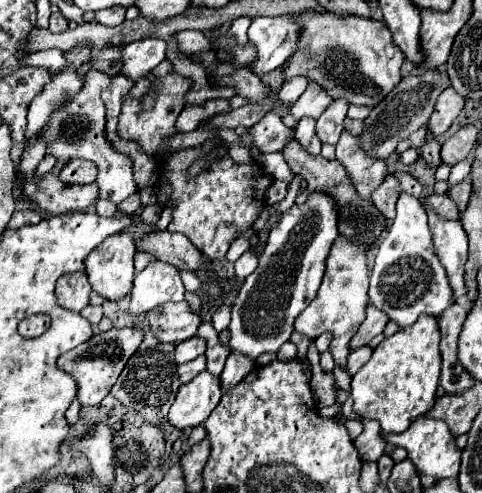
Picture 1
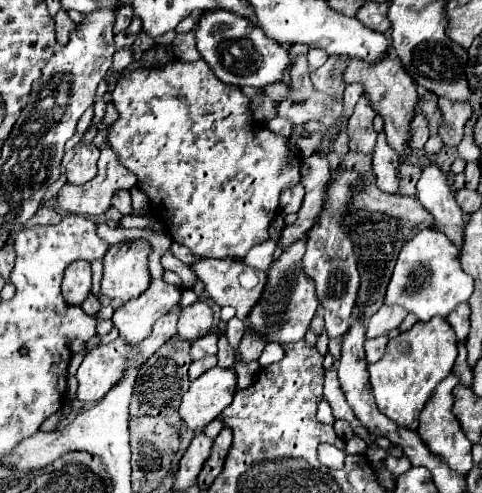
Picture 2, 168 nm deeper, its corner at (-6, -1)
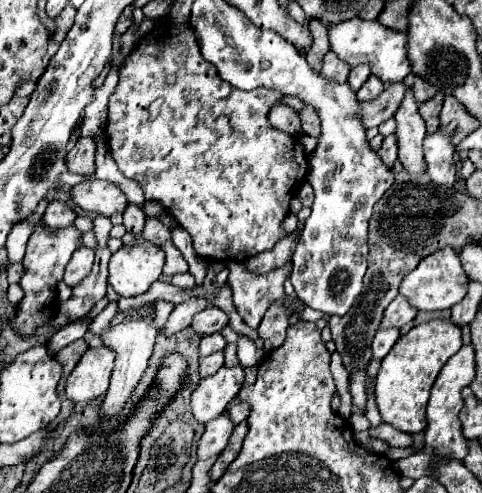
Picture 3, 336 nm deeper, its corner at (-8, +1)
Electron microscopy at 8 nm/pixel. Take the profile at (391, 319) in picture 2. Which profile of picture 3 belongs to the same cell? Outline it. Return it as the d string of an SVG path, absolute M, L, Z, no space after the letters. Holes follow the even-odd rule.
M396 296L390 306L384 310L380 328L400 328L408 322L412 322L416 316L416 308L412 308L404 296Z

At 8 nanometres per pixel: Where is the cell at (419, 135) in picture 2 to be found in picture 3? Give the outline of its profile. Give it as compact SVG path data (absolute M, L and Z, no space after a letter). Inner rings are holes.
M438 92L432 100L420 104L420 116L422 116L424 122L426 122L428 134L436 132L436 128L440 126L440 124L438 124L438 114L440 114L440 108L442 108L442 98L444 98L444 94Z

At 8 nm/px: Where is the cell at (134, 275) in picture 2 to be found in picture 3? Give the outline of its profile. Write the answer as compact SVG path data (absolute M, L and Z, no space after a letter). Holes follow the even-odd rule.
M136 238L134 244L122 246L110 258L108 284L120 296L144 294L152 282L162 274L164 252L156 244L144 238Z

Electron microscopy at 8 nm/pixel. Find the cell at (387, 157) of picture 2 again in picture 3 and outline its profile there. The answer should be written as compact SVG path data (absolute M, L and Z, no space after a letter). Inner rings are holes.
M392 134L392 136L386 136L384 142L382 142L382 146L376 150L376 154L380 156L380 160L382 160L384 164L388 164L388 168L392 168L394 160L396 160L396 156L398 156L396 136L394 136L394 134Z

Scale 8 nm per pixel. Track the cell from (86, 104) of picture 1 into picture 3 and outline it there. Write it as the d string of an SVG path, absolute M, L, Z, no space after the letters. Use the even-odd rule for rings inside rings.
M128 204L128 208L124 210L124 226L126 226L126 230L140 236L144 222L146 222L146 218L144 218L142 208L136 206L136 204Z

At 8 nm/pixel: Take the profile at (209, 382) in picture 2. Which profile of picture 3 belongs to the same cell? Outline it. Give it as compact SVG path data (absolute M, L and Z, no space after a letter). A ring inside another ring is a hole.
M222 366L216 374L198 382L190 396L190 408L198 422L206 424L220 416L244 384L242 366Z

